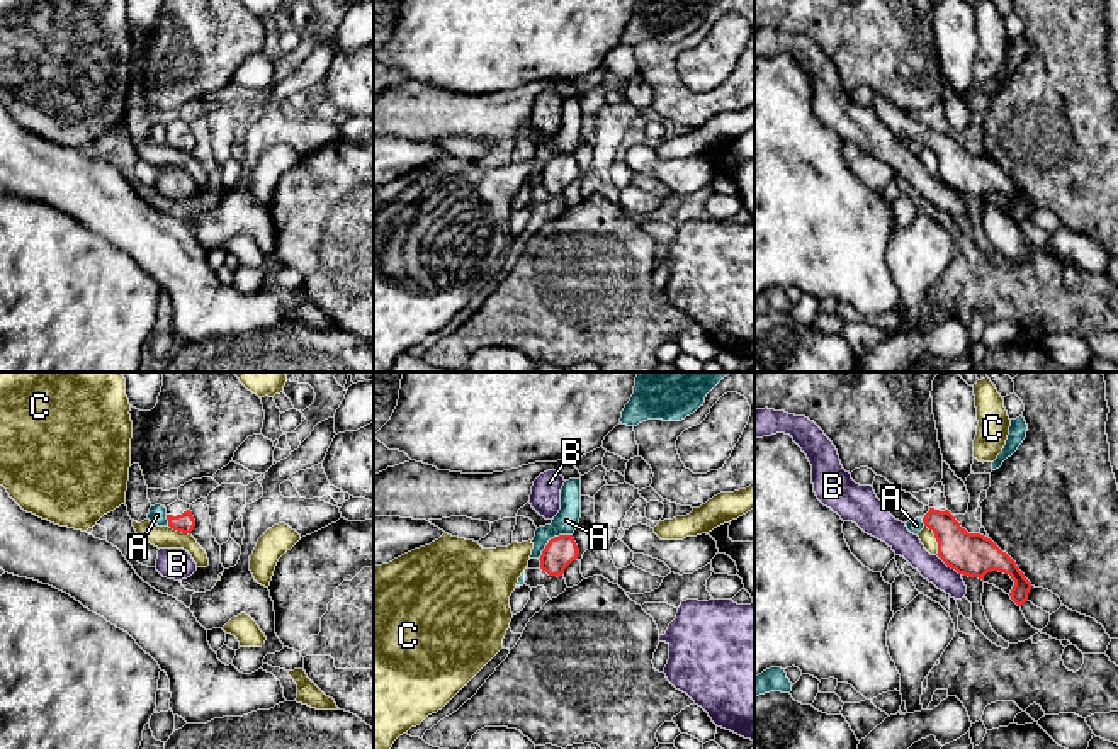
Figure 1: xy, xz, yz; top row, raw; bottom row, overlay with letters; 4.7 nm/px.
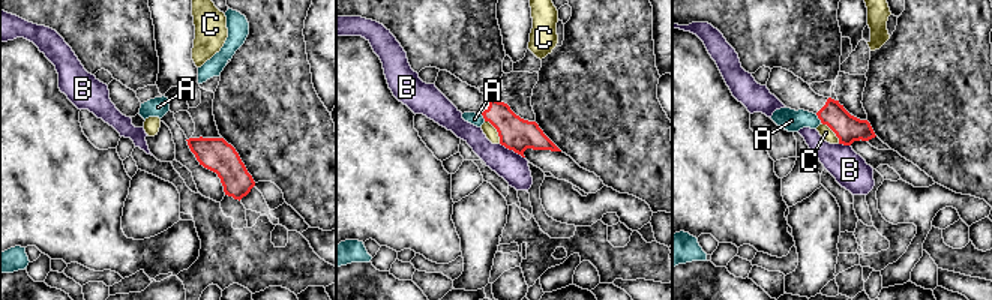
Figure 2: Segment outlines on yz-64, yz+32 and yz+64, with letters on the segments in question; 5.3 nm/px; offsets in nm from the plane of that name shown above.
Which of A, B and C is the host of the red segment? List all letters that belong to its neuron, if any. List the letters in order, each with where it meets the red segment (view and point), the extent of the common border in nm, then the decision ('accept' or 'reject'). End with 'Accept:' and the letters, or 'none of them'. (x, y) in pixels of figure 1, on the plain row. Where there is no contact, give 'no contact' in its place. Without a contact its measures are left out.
A: meets red in xz at (551, 158); contact 200 nm long; reject
B: meets red in yz at (948, 185); contact 160 nm long; reject
C: meets red in yz at (937, 160); contact 160 nm long; reject
Accept: none of them

